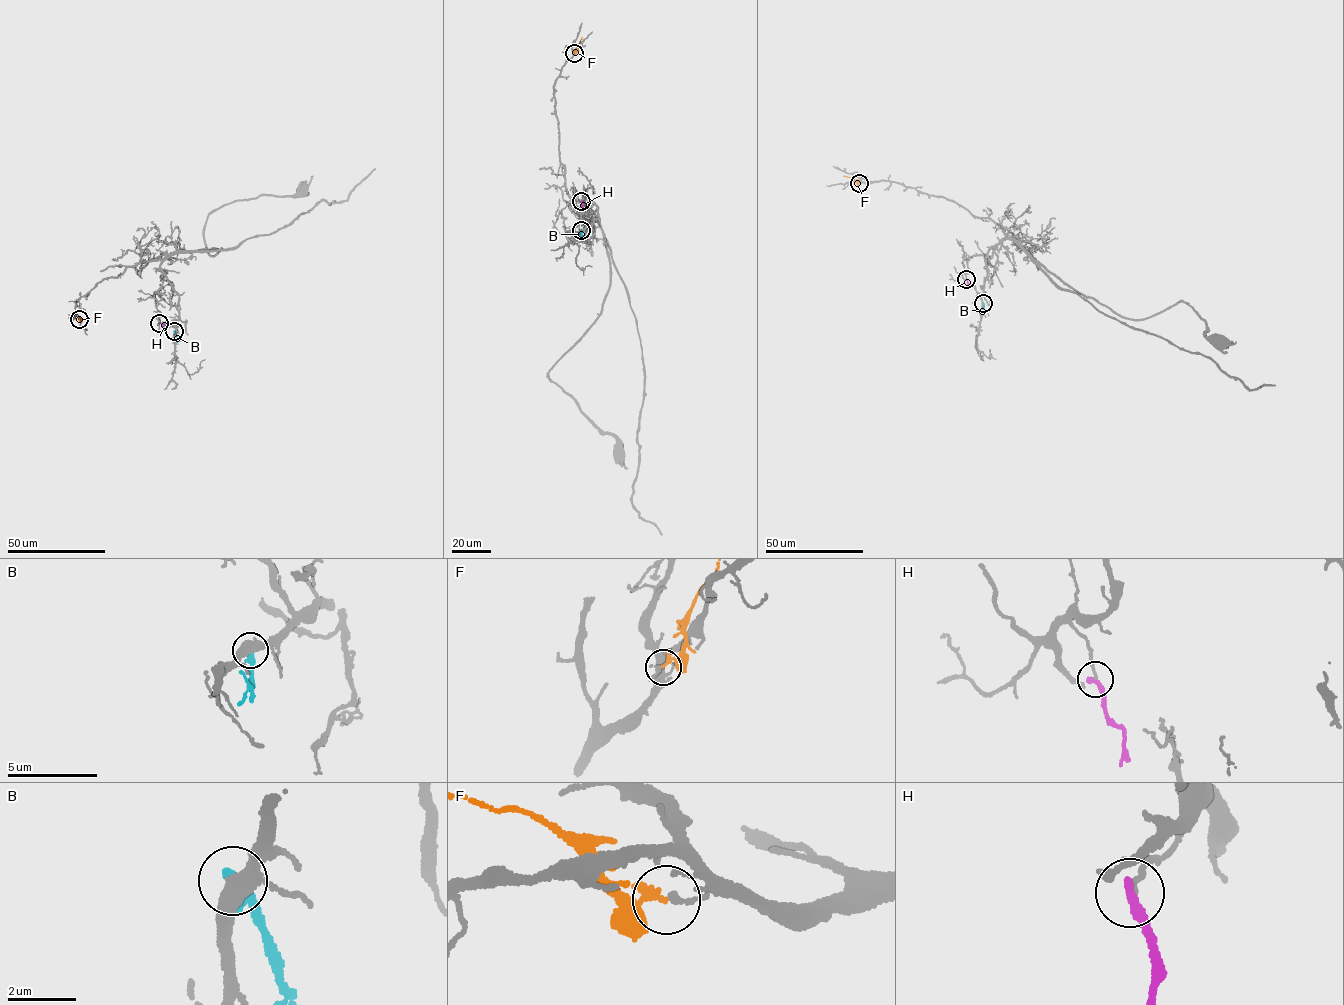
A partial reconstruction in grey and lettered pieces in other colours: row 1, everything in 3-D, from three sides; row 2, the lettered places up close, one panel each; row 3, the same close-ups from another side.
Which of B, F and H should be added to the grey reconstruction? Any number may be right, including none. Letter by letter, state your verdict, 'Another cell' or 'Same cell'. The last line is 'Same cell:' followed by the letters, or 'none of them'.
B: Another cell
F: Another cell
H: Another cell
Same cell: none of them

